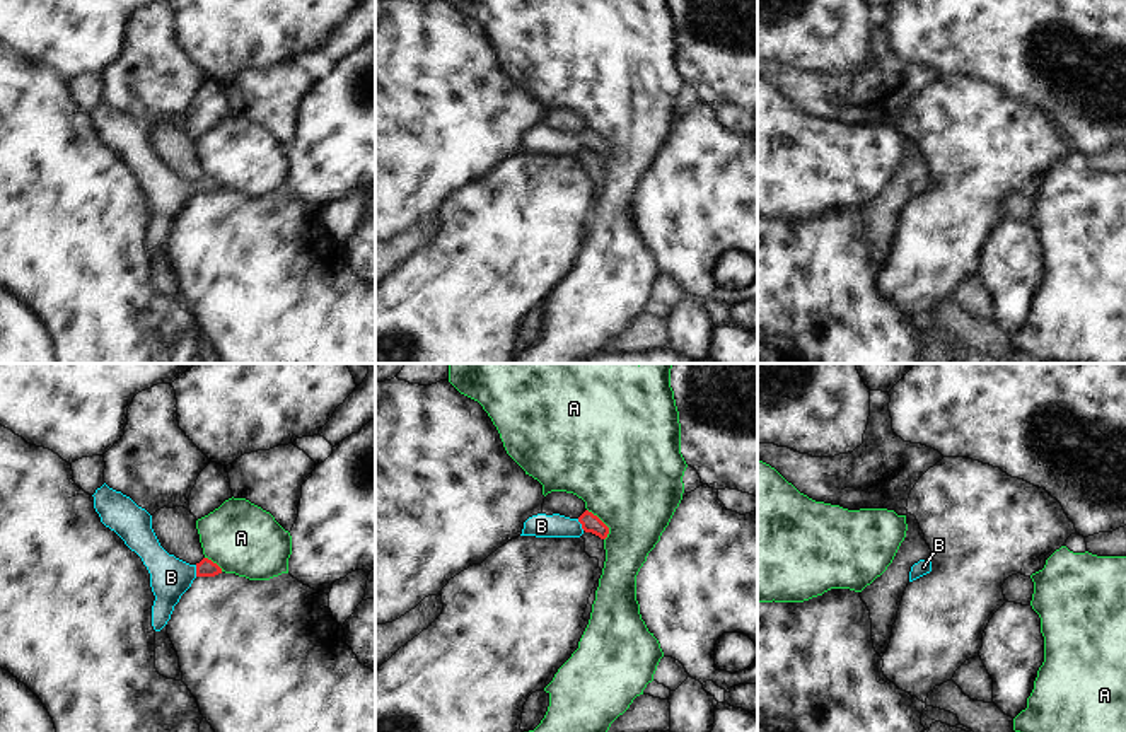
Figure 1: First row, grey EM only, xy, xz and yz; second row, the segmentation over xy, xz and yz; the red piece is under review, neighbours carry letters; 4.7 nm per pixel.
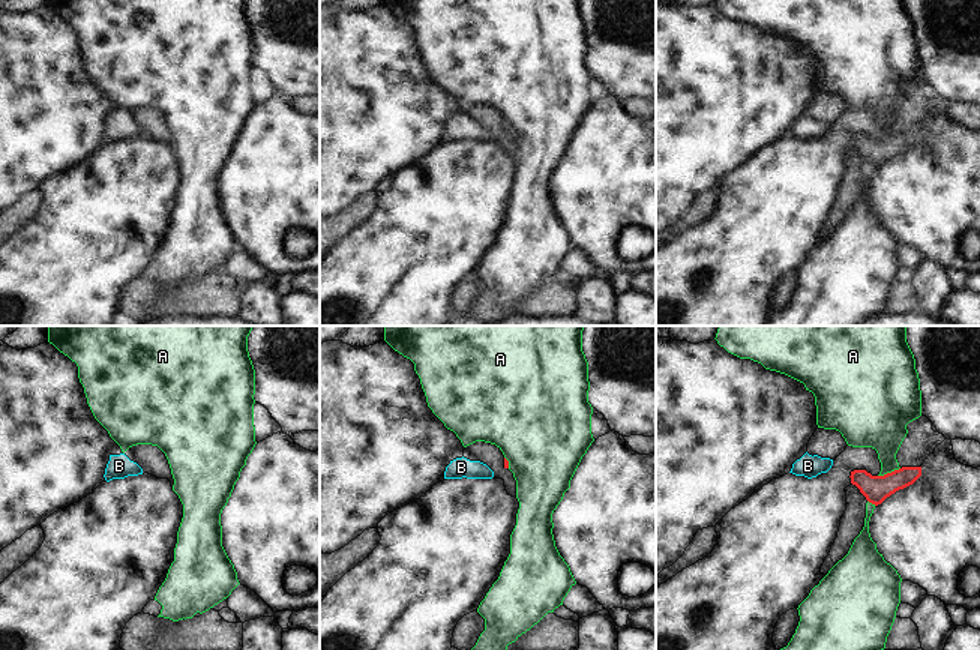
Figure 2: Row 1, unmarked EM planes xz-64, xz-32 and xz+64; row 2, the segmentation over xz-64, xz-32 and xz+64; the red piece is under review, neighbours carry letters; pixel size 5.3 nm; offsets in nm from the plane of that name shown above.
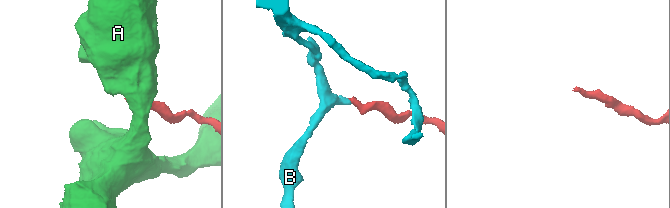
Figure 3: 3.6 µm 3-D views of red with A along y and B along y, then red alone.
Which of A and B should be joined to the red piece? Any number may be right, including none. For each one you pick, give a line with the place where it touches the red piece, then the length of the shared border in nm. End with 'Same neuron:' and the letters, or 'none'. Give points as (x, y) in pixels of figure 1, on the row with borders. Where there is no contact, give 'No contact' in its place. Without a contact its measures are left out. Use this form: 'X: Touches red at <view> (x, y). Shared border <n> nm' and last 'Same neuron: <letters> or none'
B: Touches red at xy (197, 570). Shared border 60 nm
Same neuron: B.

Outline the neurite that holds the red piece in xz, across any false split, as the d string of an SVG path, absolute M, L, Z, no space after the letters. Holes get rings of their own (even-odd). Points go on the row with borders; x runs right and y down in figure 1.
M585 510L578 519L570 519L560 514L537 514L524 522L520 536L580 537L583 532L592 532L601 539L606 539L609 527L589 510Z

